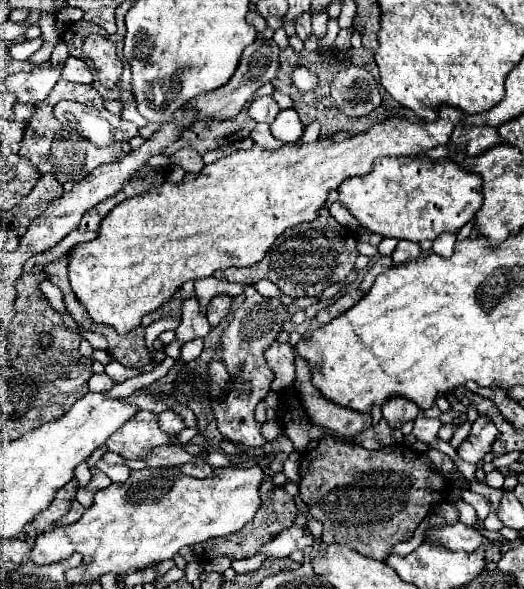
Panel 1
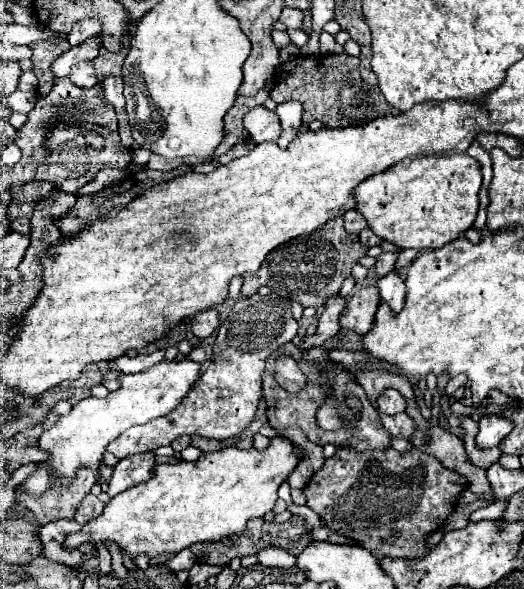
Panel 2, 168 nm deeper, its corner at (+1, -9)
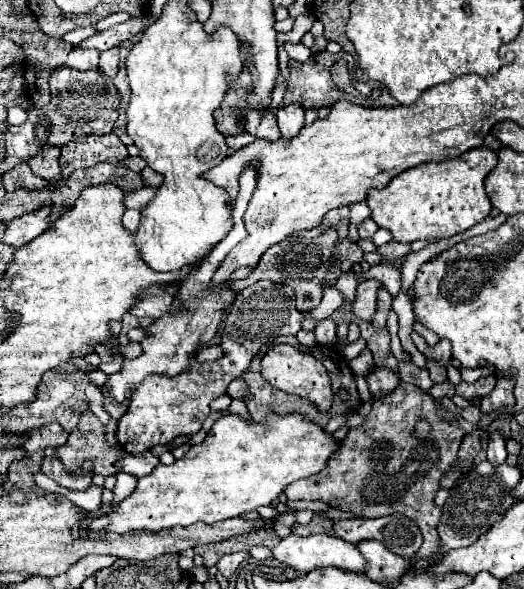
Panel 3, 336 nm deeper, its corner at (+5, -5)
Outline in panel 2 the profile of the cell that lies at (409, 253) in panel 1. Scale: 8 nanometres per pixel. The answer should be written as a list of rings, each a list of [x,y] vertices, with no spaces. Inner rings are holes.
[[[390,272],[388,276],[380,278],[378,288],[380,288],[382,300],[392,308],[392,314],[398,314],[404,308],[404,300],[406,300],[404,280],[396,272]]]

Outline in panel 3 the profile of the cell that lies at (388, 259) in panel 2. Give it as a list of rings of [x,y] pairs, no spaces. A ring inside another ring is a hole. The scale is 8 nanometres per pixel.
[[[390,240],[388,244],[384,244],[384,246],[378,248],[378,254],[380,254],[384,260],[388,260],[388,262],[400,260],[400,258],[408,256],[410,252],[412,252],[410,246],[406,246],[406,244],[398,244],[396,240]]]

